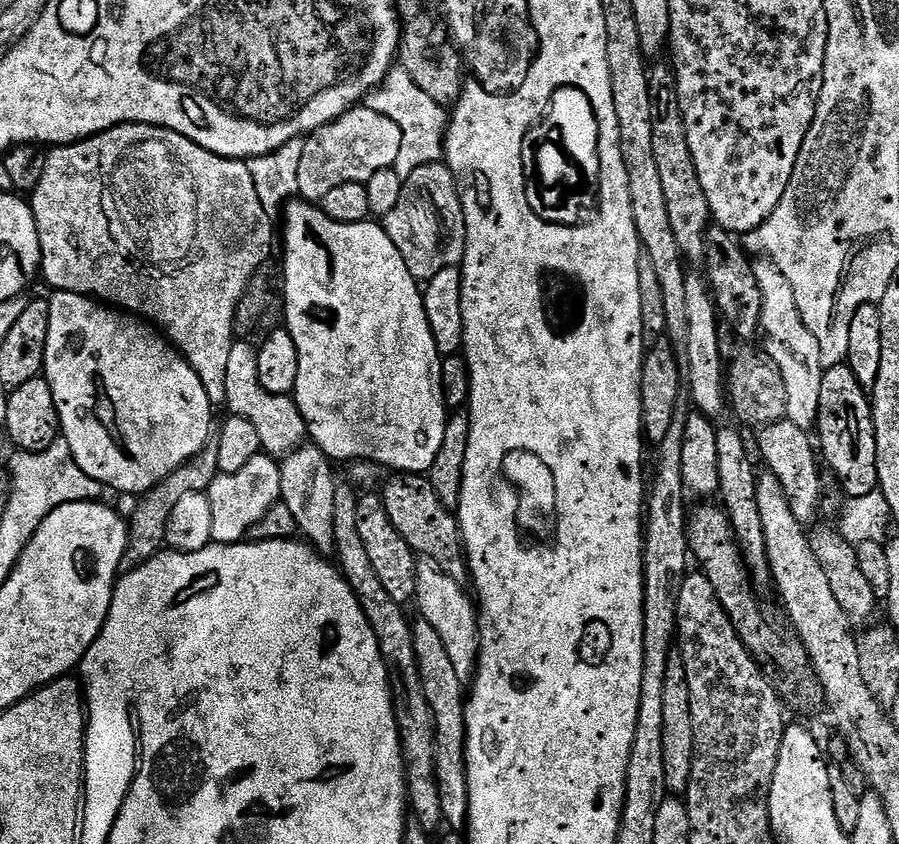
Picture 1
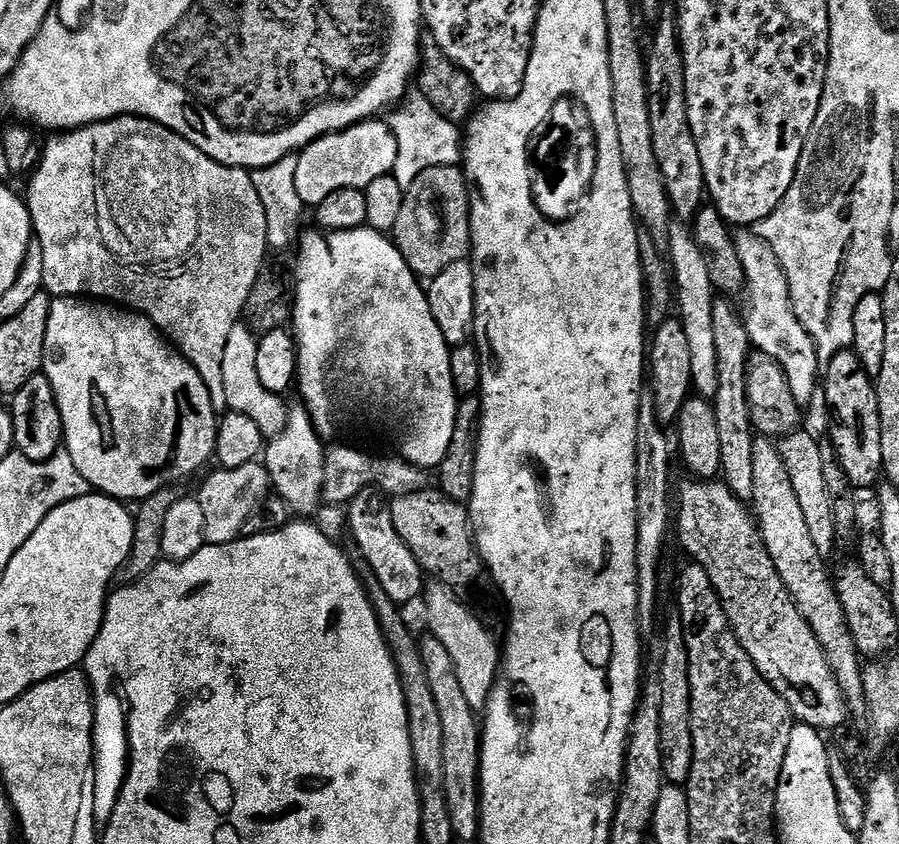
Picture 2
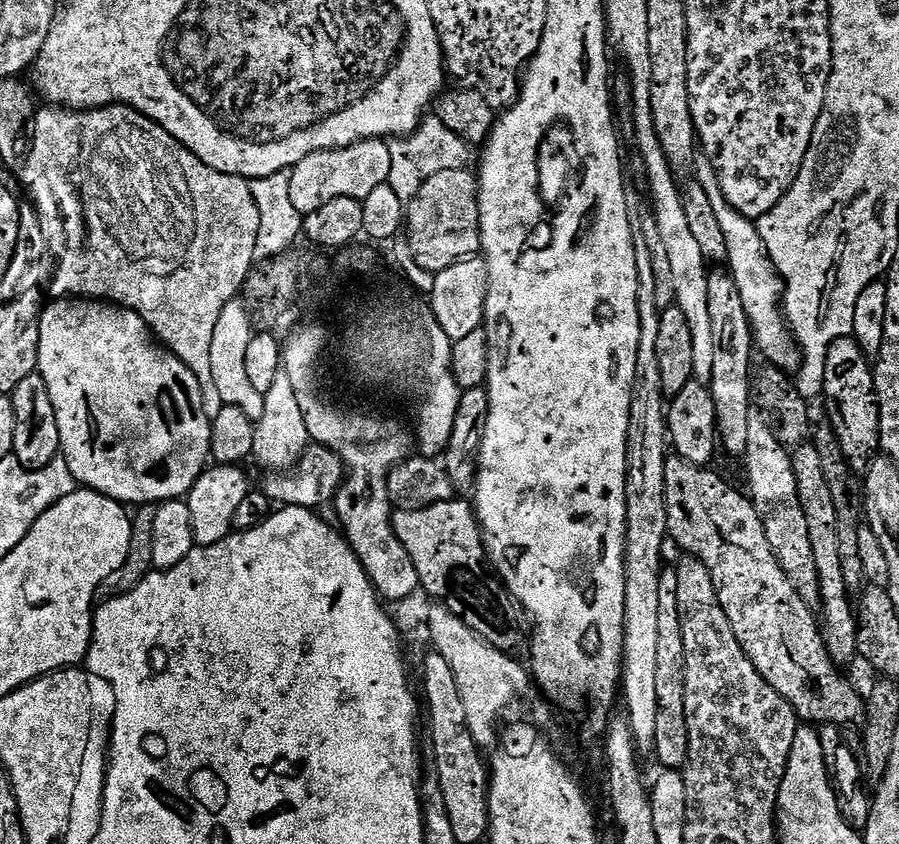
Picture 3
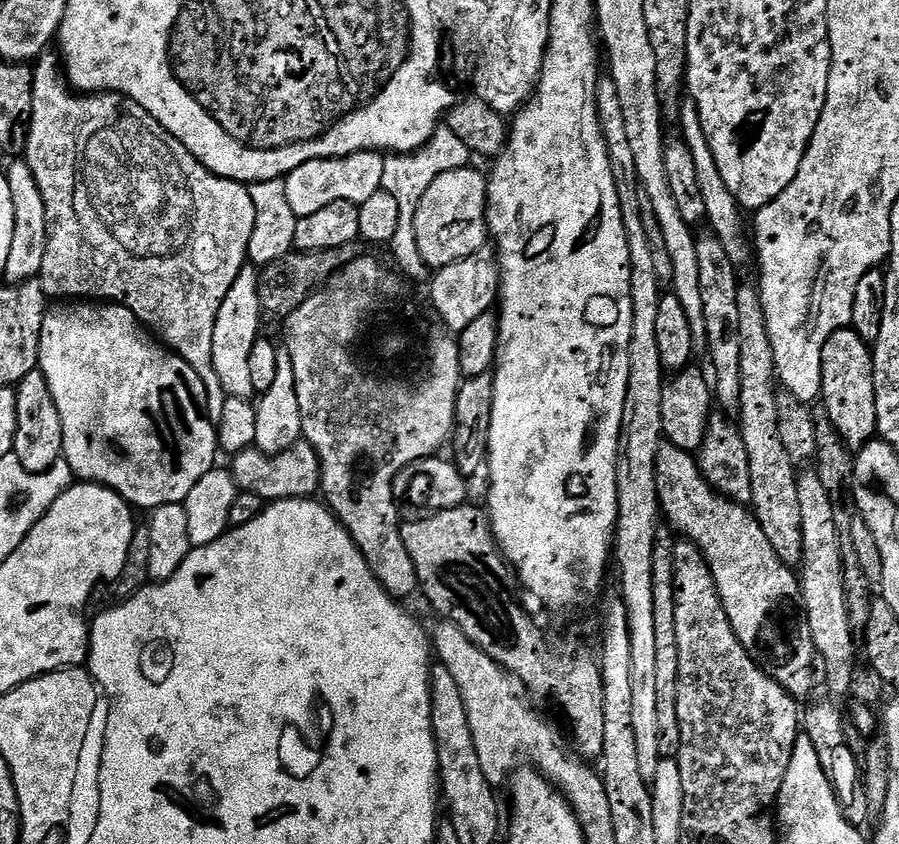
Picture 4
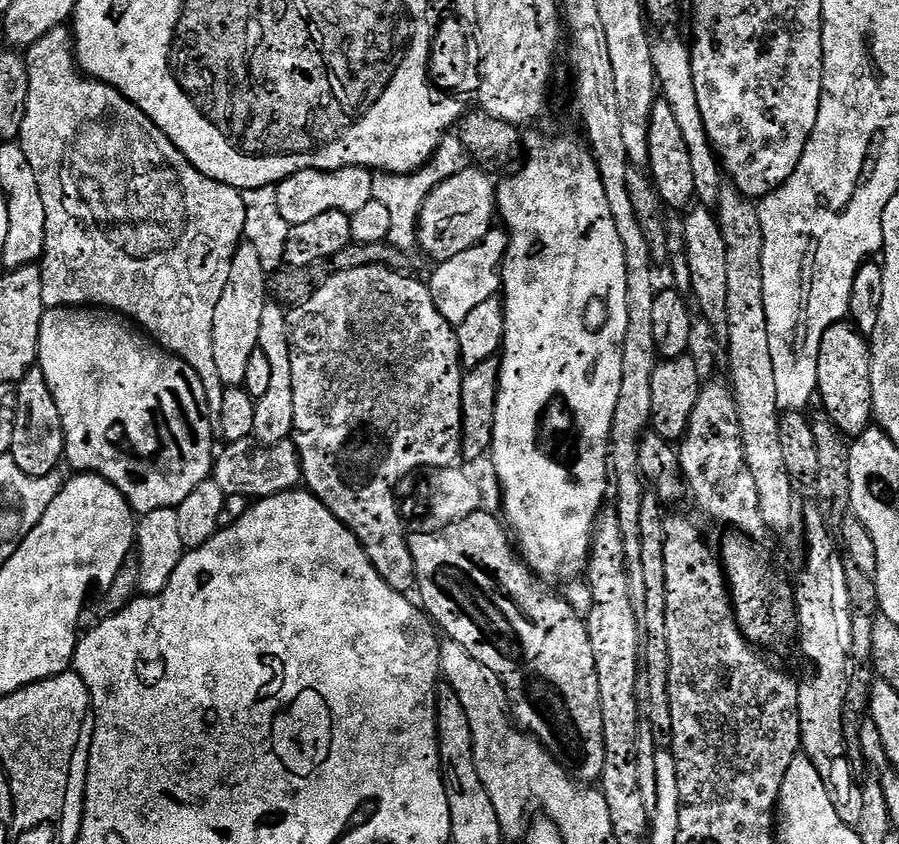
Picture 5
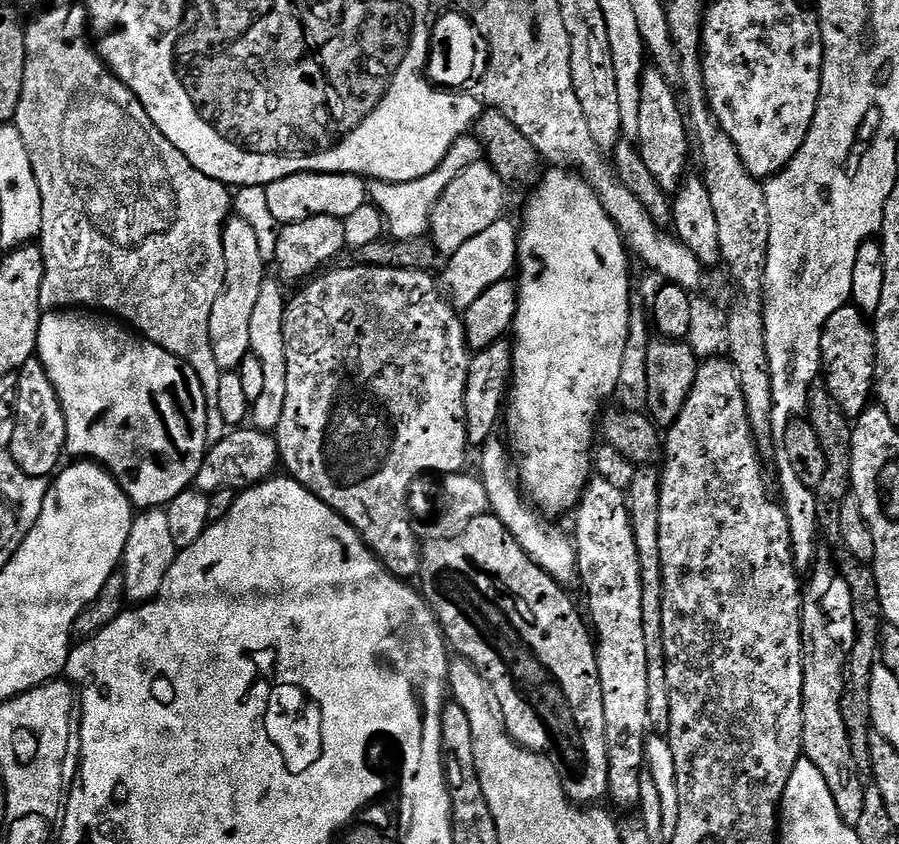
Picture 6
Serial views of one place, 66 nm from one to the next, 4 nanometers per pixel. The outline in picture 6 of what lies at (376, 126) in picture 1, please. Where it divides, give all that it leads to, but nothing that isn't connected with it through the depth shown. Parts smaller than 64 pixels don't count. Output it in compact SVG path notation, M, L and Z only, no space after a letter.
M303 172L267 185L270 212L280 226L302 222L311 216L346 217L369 203L370 188L365 177L347 176L341 172Z

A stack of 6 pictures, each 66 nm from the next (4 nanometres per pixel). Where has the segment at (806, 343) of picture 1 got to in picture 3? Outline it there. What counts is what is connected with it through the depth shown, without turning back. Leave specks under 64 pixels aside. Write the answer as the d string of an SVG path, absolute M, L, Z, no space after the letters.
M702 154L696 157L694 175L695 183L706 190L706 198L710 198L710 206L714 206L714 215L718 218L718 227L726 238L726 267L734 278L734 286L738 286L738 294L742 294L742 306L746 306L755 351L760 351L771 367L783 368L789 374L795 373L802 363L802 353L782 315L784 281L780 279L779 270L768 257L766 242L762 242L759 227L738 214L738 210L734 210L730 202L726 202L722 186L714 174L714 166L710 166L710 162Z

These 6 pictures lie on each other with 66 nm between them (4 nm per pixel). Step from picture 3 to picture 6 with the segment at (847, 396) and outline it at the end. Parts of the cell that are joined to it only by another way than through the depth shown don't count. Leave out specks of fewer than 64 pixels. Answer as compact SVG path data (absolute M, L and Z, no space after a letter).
M855 306L840 308L824 327L820 343L822 380L829 394L850 418L860 417L873 403L876 383L876 334L869 317Z

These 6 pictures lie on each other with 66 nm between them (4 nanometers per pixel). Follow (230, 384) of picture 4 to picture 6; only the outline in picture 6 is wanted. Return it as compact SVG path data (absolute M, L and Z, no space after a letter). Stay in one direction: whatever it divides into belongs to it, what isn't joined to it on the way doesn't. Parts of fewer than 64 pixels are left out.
M241 218L229 219L224 226L224 253L226 254L226 278L224 289L210 314L210 342L214 359L221 370L236 370L252 351L250 320L254 318L254 306L262 294L266 279L266 263L258 246L257 235L250 223Z

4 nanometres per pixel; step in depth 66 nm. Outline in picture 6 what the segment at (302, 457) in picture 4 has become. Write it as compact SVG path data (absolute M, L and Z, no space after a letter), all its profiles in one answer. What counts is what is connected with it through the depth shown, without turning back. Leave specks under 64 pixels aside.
M241 426L225 434L222 442L209 447L196 475L195 487L205 494L220 492L223 488L240 488L236 490L255 488L257 484L273 479L281 464L280 447L276 445L275 435L261 432L255 426Z

